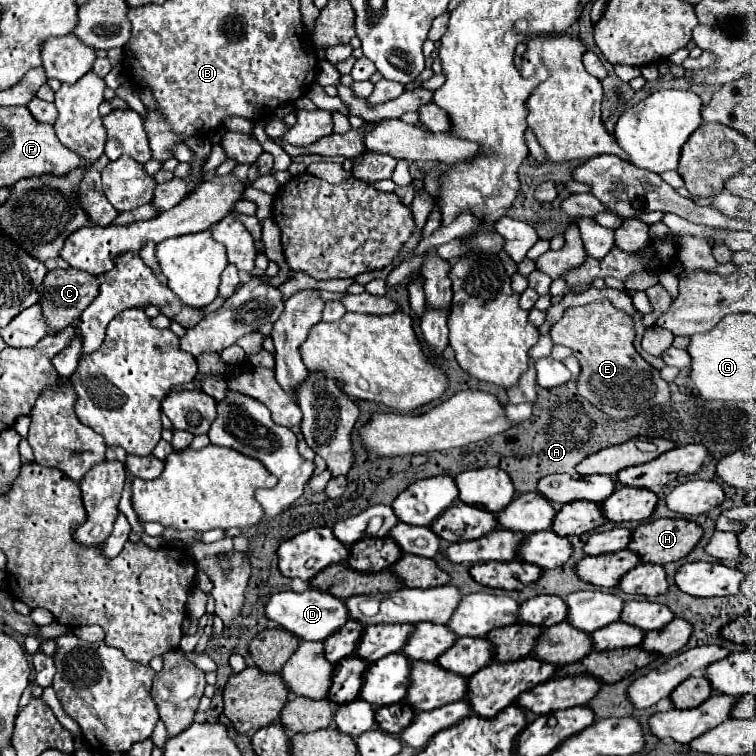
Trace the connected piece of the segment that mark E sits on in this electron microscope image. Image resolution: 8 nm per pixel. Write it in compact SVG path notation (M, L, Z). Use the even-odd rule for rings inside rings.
M608 299L566 309L562 319L550 329L550 337L554 343L572 349L580 361L578 393L612 419L638 415L670 399L670 387L660 377L660 371L648 365L632 345L636 337L632 317L616 309Z

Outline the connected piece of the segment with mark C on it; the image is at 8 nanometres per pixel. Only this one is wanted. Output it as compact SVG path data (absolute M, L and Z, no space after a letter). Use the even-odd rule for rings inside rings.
M78 269L48 271L48 285L40 287L40 303L52 329L64 329L80 319L82 311L98 297L98 277Z

